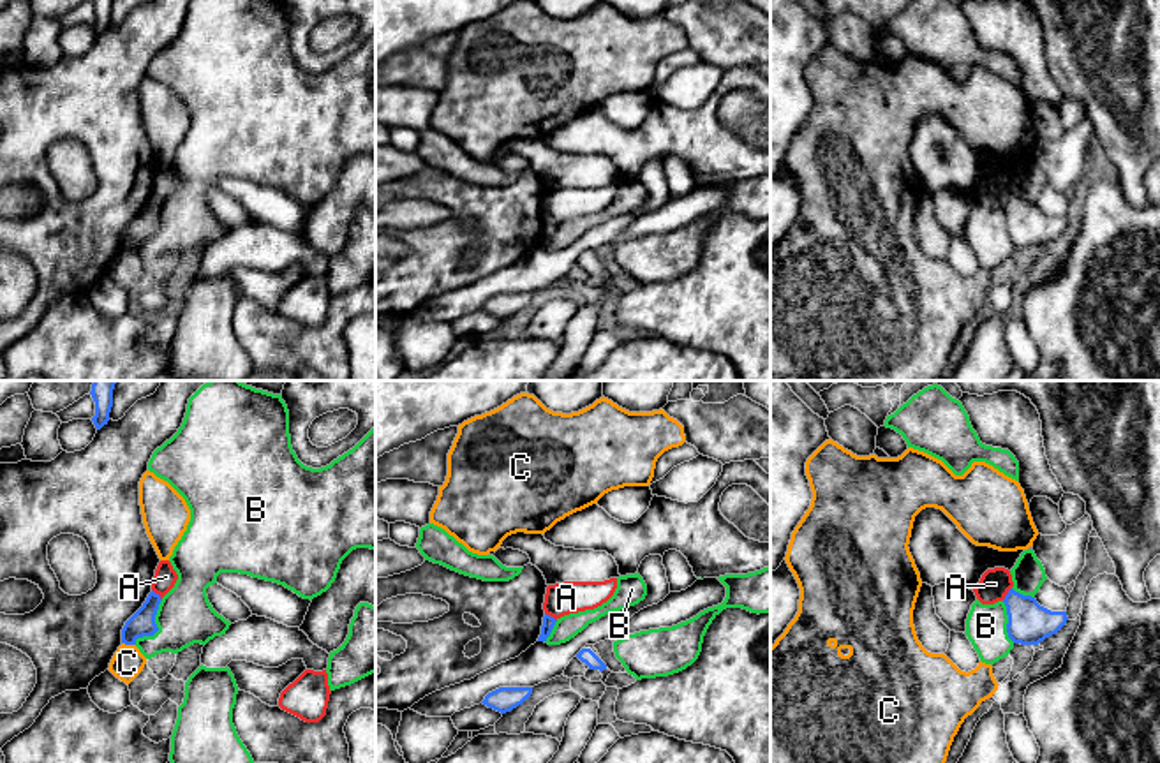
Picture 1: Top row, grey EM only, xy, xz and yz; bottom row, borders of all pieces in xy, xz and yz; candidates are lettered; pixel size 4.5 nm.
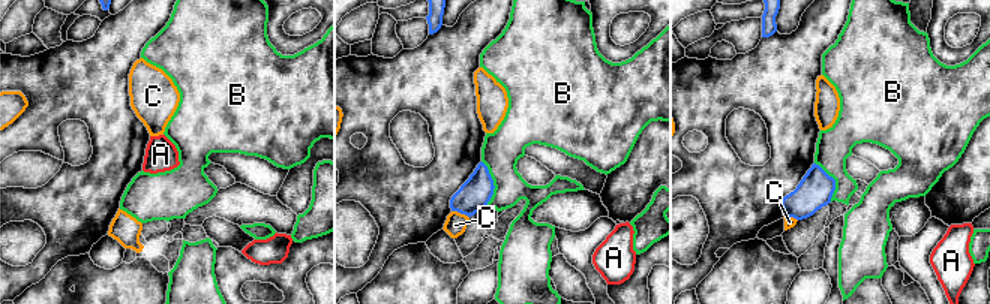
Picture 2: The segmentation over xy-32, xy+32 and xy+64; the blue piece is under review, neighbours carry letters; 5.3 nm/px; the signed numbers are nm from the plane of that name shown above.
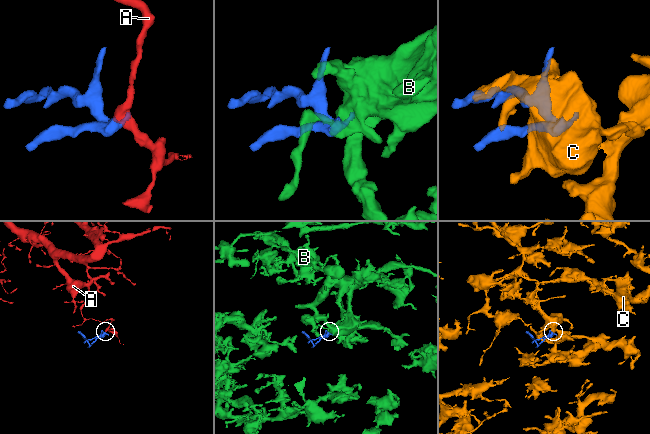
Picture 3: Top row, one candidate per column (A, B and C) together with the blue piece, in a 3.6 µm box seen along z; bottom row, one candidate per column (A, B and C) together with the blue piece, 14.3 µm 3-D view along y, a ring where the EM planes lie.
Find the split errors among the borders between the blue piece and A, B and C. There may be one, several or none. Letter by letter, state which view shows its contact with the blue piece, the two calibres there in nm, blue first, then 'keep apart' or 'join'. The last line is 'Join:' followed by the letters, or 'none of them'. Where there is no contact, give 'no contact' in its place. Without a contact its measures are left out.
A: meets blue in yz; 190 nm thick on the blue side, 140 nm on the other; keep apart
B: meets blue in xy; 110 nm thick on the blue side, 260 nm on the other; keep apart
C: meets blue in xy; 110 nm thick on the blue side, 150 nm on the other; keep apart
Join: none of them

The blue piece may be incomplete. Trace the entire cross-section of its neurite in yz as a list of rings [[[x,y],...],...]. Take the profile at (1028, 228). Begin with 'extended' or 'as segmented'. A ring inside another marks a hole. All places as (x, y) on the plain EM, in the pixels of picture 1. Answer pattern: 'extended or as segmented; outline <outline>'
as segmented; outline [[[1014,194],[1003,204],[1007,211],[1007,238],[1014,248],[1038,250],[1056,240],[1068,226],[1067,217],[1051,217],[1031,201],[1022,201]]]

